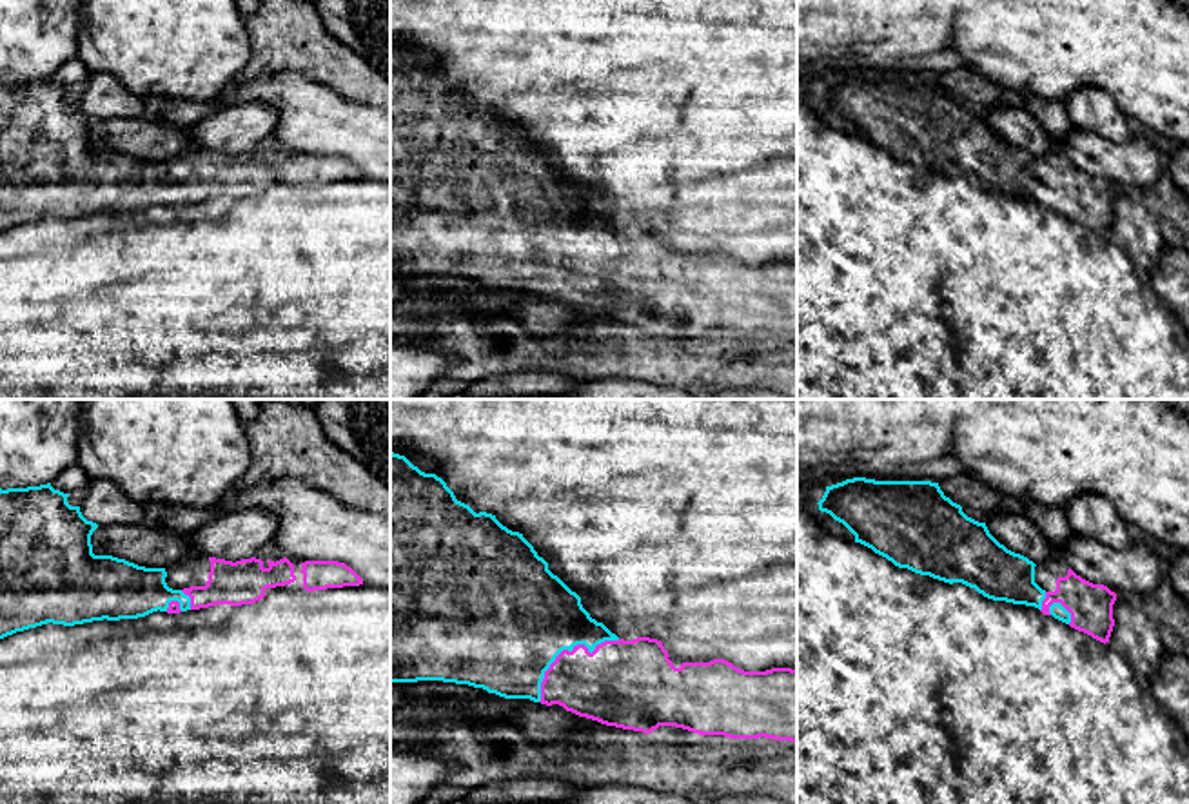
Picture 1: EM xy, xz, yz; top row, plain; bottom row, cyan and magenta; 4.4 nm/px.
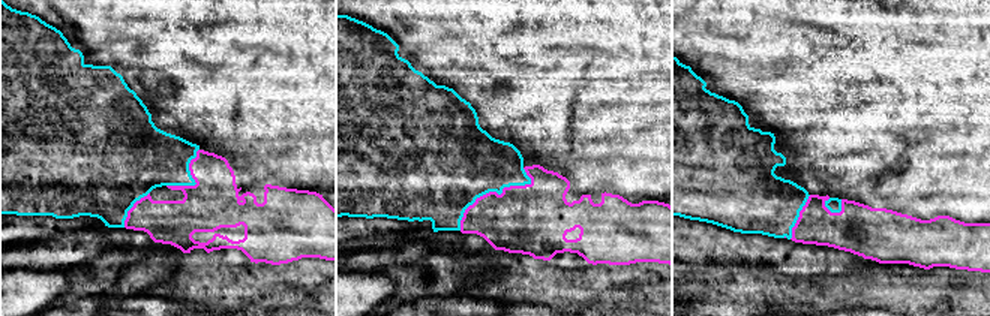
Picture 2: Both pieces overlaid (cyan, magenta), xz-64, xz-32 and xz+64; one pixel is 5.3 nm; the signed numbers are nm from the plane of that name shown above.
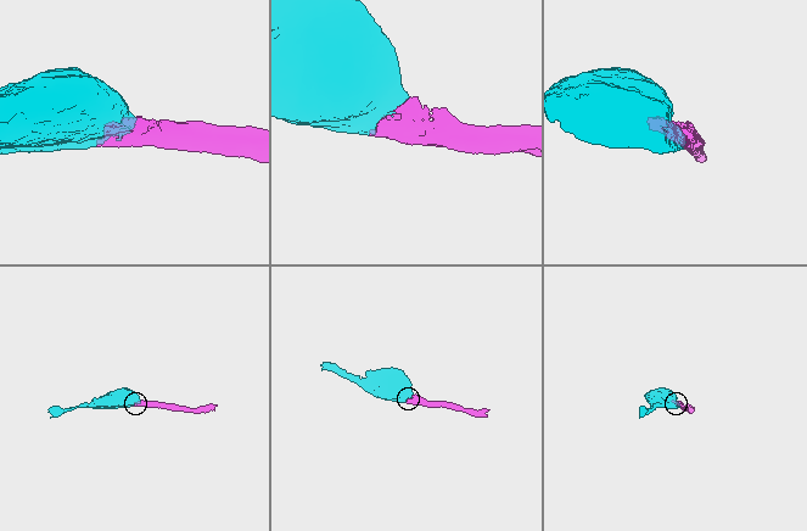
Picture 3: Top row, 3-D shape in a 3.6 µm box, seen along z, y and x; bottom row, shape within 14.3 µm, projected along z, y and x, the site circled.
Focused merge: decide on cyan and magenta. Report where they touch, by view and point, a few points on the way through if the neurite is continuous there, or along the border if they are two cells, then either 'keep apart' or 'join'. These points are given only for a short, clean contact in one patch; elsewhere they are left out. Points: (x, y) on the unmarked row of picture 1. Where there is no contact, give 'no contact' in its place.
xz (565, 242) | join

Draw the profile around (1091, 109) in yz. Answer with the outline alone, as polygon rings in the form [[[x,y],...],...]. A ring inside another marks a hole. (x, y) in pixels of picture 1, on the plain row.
[[[1080,87],[1064,105],[1075,129],[1096,132],[1111,142],[1124,143],[1138,131],[1102,89]]]

